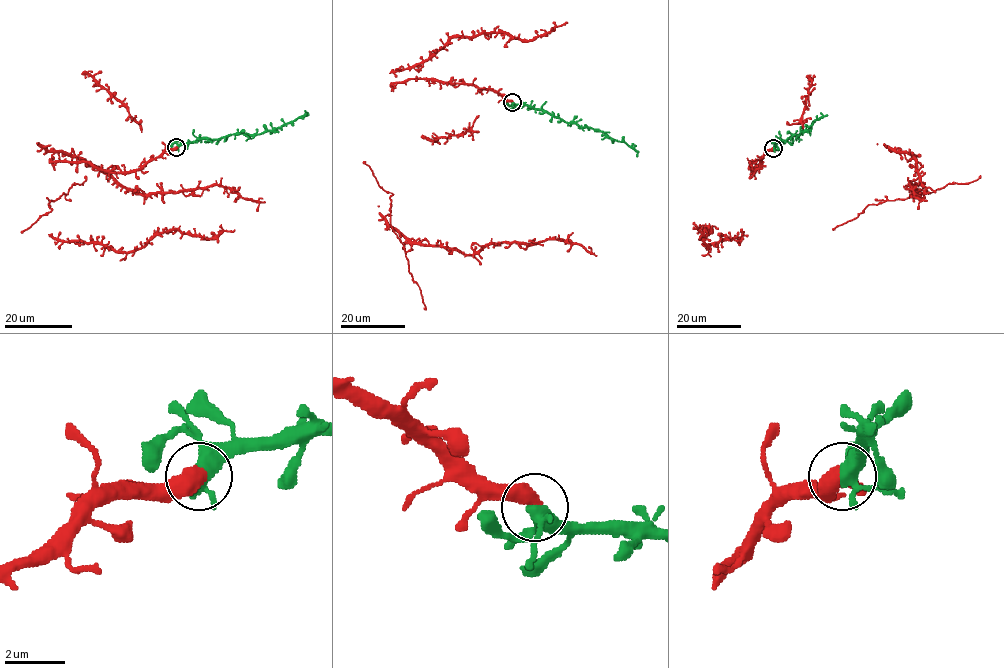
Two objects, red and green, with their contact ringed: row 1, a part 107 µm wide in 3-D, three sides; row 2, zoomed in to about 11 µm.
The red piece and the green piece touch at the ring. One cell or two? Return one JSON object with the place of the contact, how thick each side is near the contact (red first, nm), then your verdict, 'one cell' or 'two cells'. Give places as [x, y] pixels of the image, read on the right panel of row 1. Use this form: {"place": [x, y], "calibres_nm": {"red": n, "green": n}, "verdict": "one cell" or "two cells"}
{"place": [773, 148], "calibres_nm": {"red": 550, "green": 340}, "verdict": "one cell"}

